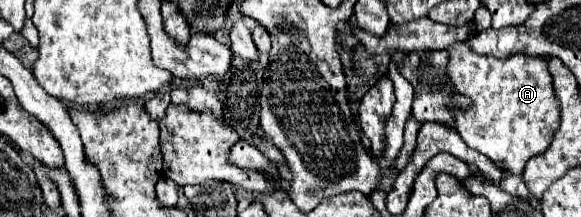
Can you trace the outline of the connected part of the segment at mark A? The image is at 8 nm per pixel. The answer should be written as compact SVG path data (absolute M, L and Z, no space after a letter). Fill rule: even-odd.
M465 43L451 45L449 49L449 77L457 93L471 97L473 105L455 115L455 129L463 141L499 161L507 173L521 175L525 161L549 147L549 137L557 129L557 101L553 97L553 83L547 65L541 57L513 55L507 59L483 57L473 53Z

